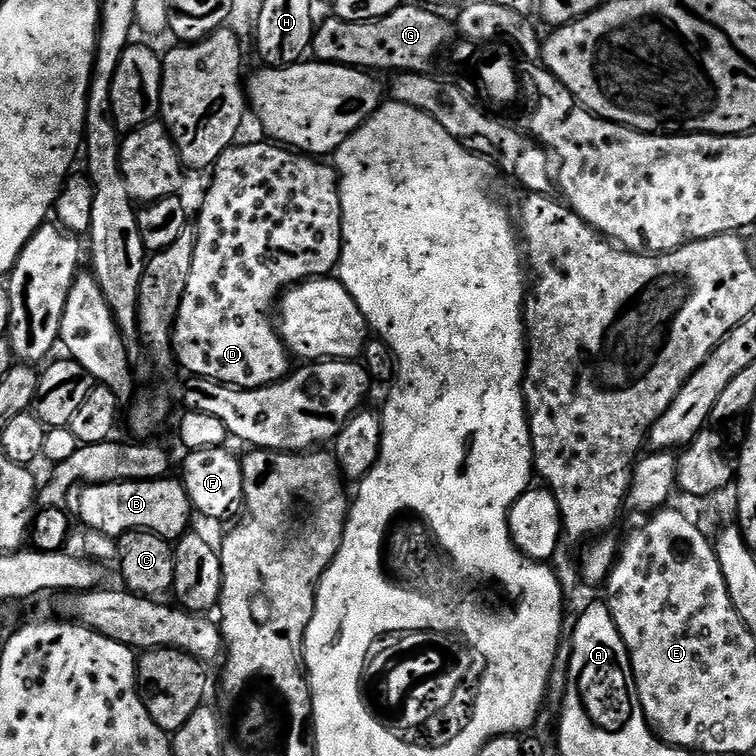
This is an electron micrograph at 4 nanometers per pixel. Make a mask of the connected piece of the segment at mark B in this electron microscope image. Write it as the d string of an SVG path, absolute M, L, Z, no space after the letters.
M179 479L154 481L117 480L115 484L90 484L81 487L80 520L92 532L119 538L127 532L152 532L175 542L189 531L194 509Z

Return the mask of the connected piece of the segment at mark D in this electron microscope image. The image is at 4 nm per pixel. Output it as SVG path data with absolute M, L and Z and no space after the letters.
M272 142L264 144L237 143L228 148L218 158L211 173L212 185L204 196L204 205L200 208L200 217L195 217L196 245L194 246L194 266L190 266L190 278L186 281L186 294L182 294L182 306L178 310L176 325L172 331L172 355L177 365L185 368L188 376L200 376L203 380L216 380L230 388L261 388L277 384L290 371L290 353L284 339L280 337L277 325L268 317L268 311L277 307L282 293L305 280L328 278L339 269L342 254L342 202L340 186L335 167L320 158L313 158Z

